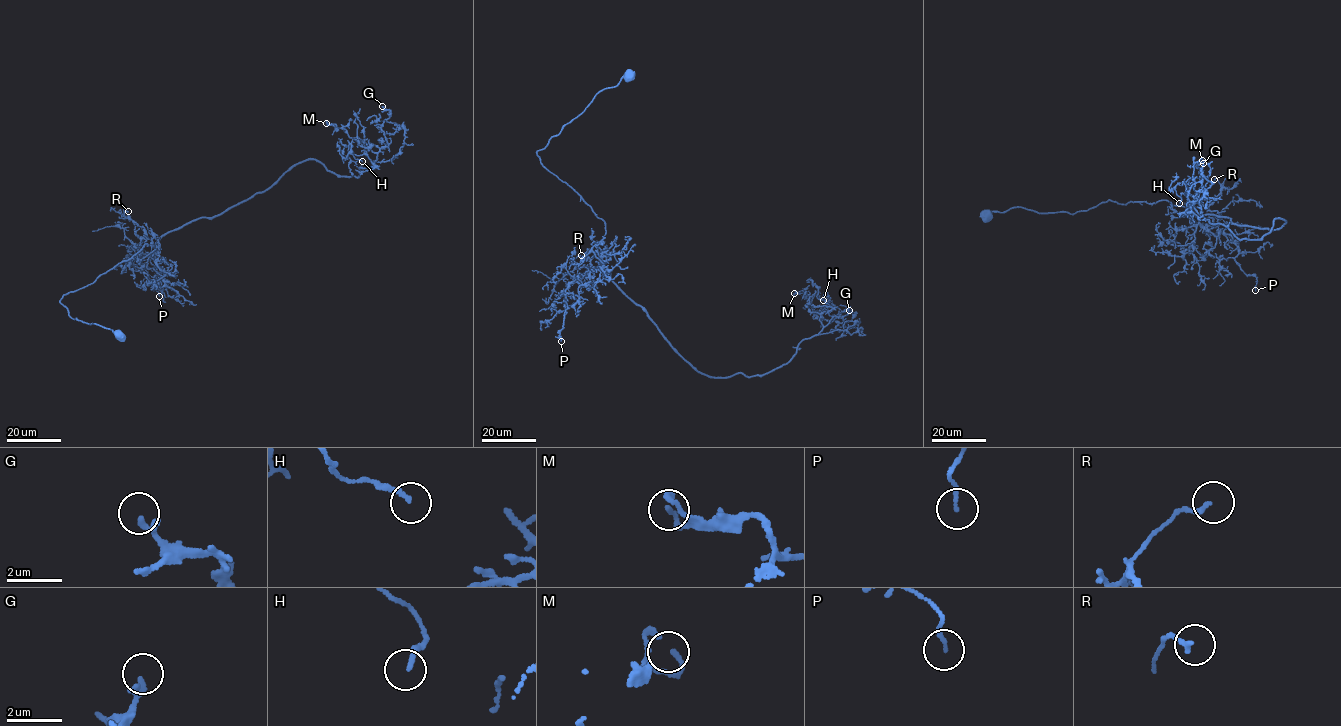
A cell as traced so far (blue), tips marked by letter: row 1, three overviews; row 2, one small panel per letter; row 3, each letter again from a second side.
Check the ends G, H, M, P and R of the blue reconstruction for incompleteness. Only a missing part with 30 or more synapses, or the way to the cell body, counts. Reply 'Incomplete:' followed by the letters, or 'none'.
Incomplete: none

